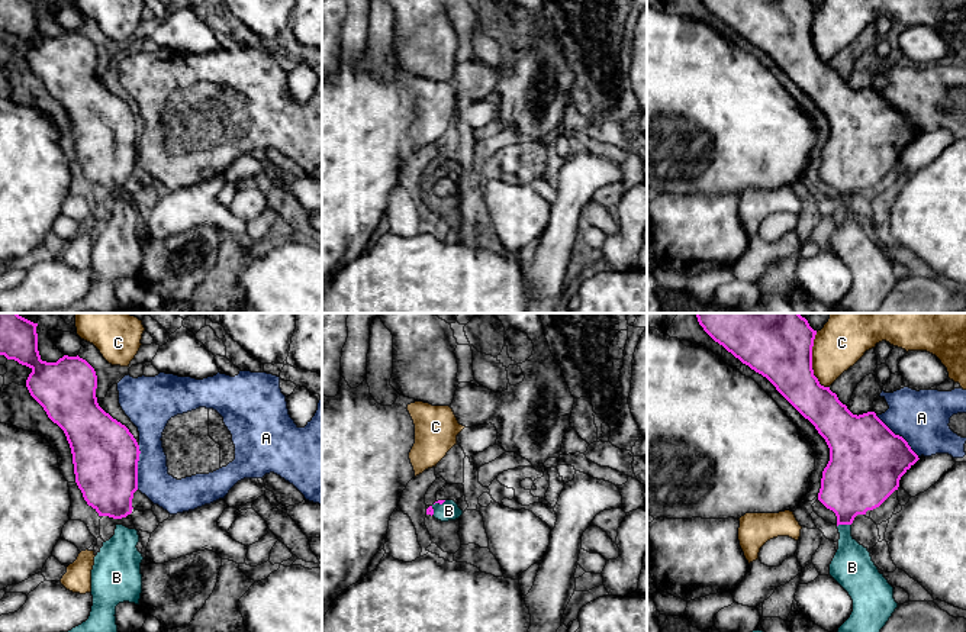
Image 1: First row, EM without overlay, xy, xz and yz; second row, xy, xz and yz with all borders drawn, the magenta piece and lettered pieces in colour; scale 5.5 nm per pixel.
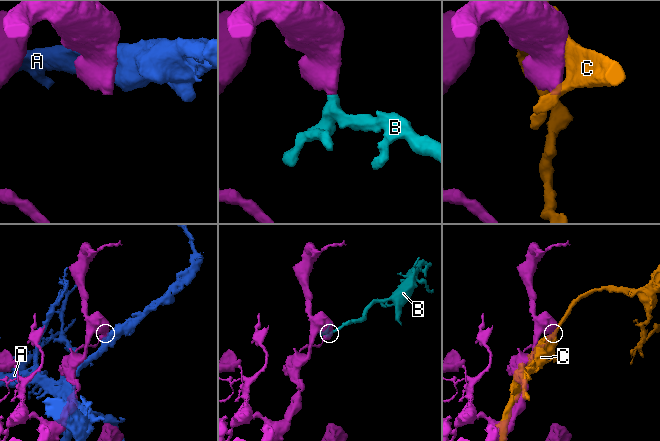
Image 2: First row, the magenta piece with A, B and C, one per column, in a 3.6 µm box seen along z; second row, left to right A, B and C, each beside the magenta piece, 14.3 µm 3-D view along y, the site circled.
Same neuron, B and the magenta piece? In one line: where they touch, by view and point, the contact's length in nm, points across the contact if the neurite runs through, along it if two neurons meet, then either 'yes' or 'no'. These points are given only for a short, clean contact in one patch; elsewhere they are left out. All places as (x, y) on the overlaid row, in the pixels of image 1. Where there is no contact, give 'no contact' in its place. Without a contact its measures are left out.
contact yz (843, 524); length 80 nm; yes

